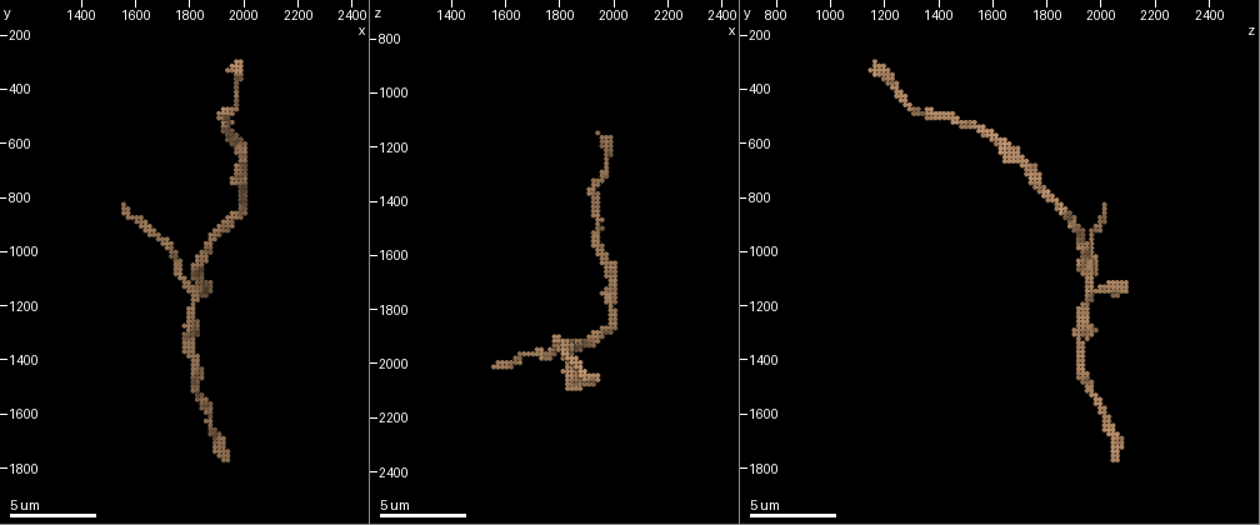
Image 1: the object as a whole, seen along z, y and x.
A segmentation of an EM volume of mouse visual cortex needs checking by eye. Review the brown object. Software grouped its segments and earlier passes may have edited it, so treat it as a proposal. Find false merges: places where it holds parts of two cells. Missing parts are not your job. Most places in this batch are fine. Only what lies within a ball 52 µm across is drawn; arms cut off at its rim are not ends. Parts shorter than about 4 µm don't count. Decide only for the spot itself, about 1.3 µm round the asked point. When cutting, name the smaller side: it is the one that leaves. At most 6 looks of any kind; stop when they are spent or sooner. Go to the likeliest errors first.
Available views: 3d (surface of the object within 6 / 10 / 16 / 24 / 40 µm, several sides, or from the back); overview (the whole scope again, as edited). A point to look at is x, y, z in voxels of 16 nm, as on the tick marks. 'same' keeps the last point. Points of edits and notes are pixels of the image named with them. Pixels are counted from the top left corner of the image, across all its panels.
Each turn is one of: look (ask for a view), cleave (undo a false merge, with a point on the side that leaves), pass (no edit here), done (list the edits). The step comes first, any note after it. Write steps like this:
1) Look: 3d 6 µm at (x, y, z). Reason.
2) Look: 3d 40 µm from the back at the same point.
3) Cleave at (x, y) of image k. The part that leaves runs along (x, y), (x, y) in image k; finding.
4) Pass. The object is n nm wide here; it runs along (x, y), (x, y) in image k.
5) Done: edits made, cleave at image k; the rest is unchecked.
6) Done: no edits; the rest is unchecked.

Look: 3d 10 µm at (1780, 1110, 1950). Four or more arms meet.

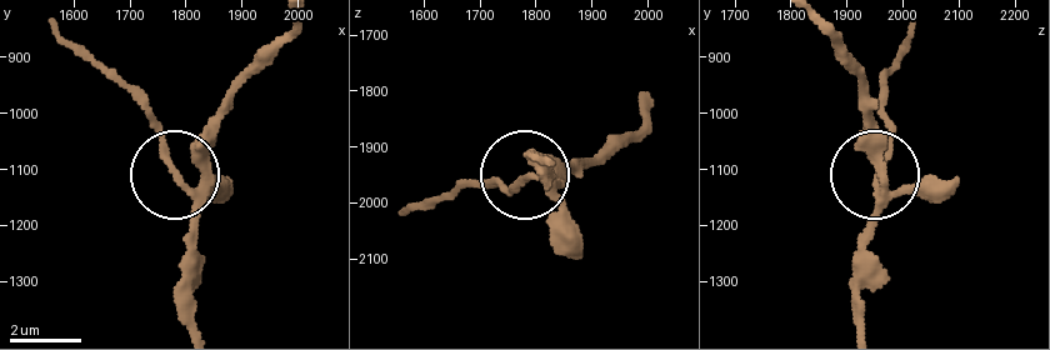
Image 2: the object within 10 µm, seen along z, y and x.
Look: 3d 10 µm from the back at (1790, 1115, 1955).

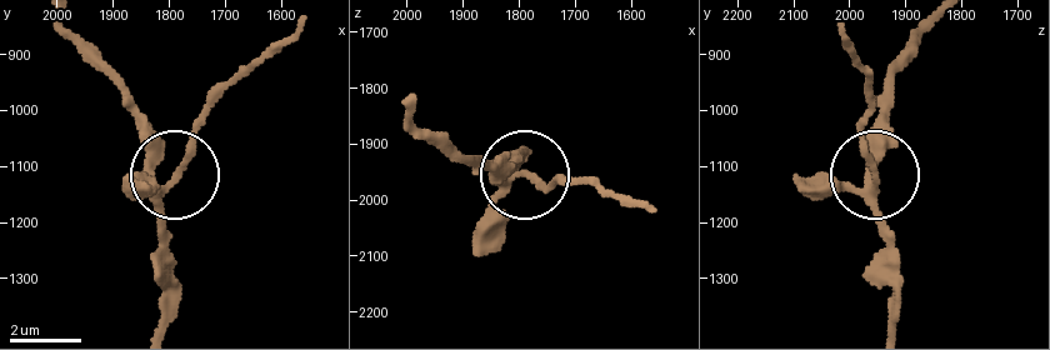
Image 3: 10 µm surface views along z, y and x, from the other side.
Pass. 5 arms meet here; one cell here.

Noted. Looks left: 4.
Look: 3d 6 µm at (1950, 580, 1600). Sudden change in width.

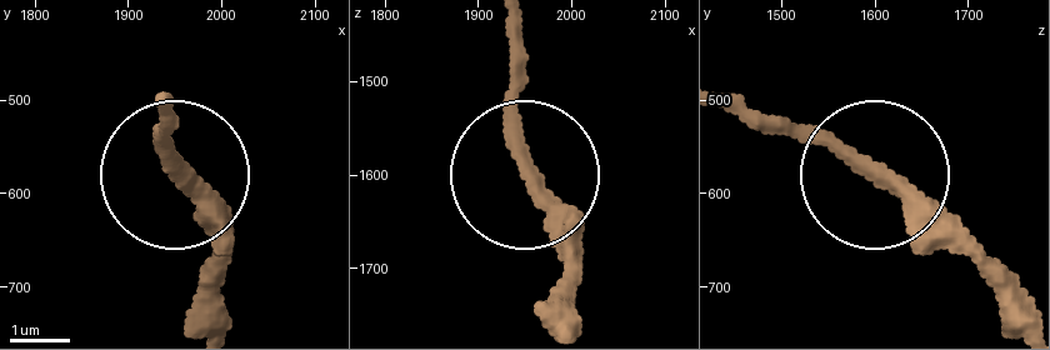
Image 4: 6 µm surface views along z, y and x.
Look: 3d 6 µm from the back at (1960, 575, 1605). Other side.

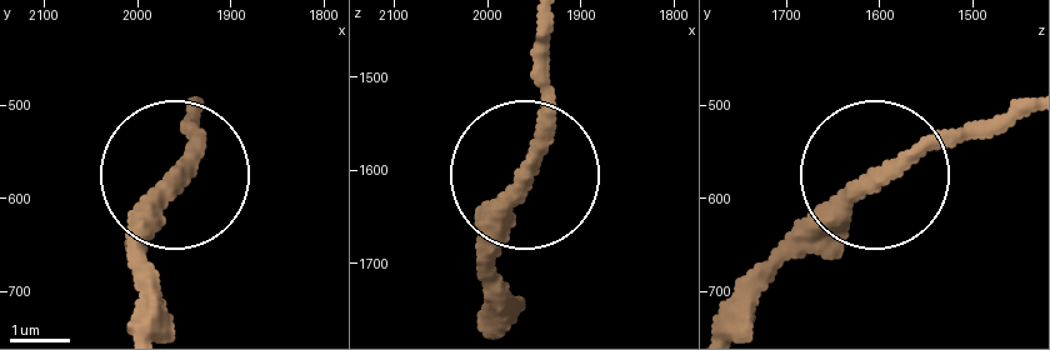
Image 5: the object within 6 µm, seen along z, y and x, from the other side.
Pass. Continuous, no second cell.

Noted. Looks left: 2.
Look: 3d 6 µm at (1940, 900, 1890).

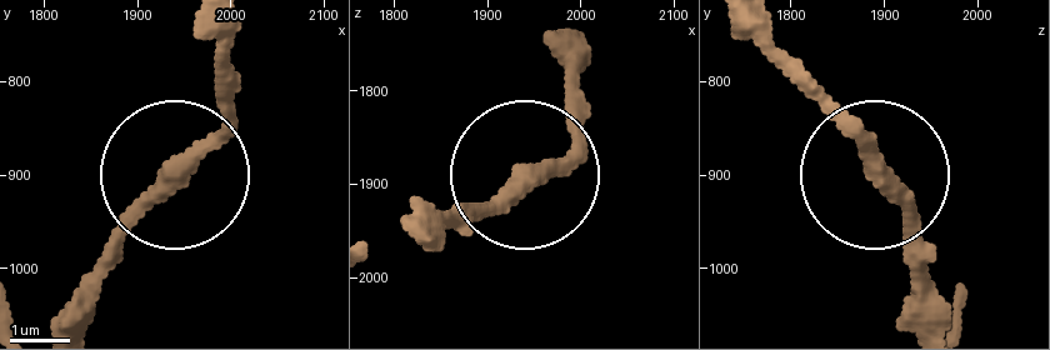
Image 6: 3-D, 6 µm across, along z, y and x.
Look: 3d 6 µm from the back at (1935, 895, 1890).

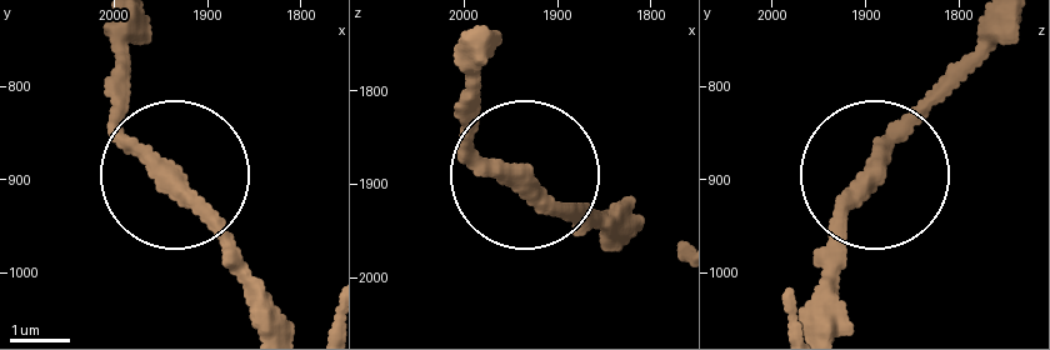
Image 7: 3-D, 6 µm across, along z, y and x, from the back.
Pass. The object is 310 nm wide here; it runs along (868, 171), (824, 271) in image 7; continuous, no second cell.

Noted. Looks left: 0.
Done: no edits; the rest is unchecked.

